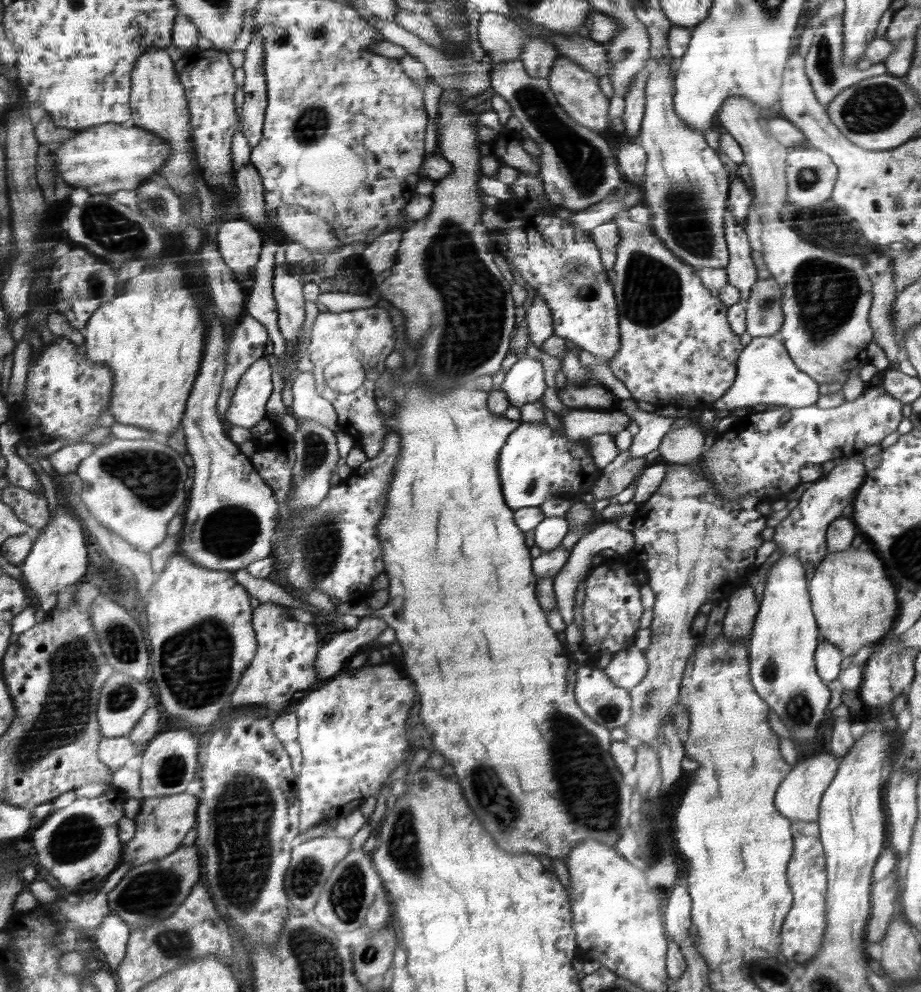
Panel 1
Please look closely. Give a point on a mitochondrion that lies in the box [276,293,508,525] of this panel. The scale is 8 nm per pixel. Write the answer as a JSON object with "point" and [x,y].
{"point":[315,445]}

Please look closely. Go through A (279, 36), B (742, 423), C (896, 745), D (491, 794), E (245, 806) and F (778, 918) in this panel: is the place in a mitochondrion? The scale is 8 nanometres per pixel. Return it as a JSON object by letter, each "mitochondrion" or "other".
{"A":"mitochondrion","B":"other","C":"other","D":"mitochondrion","E":"mitochondrion","F":"other"}

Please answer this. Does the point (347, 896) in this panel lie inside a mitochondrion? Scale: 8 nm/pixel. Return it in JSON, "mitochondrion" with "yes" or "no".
{"mitochondrion":"yes"}

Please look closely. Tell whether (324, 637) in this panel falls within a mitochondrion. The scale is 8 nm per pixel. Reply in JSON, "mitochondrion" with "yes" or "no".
{"mitochondrion":"no"}

